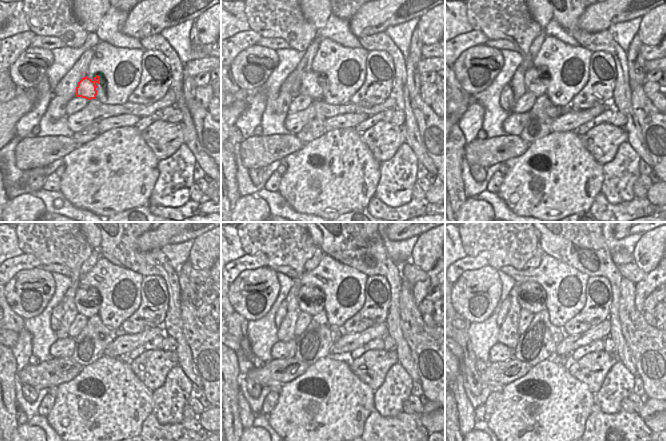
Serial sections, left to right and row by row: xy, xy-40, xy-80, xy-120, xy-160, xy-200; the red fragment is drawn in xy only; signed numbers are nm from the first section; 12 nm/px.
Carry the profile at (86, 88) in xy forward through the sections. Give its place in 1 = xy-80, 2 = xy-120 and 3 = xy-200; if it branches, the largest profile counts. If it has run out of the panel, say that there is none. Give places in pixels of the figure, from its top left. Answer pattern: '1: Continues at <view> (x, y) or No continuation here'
1: Continues at xy-80 (533, 81)
2: Continues at xy-120 (84, 303)
3: Continues at xy-200 (532, 302)

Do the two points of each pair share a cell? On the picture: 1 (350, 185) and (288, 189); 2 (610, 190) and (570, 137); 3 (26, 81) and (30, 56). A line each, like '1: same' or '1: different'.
1: same
2: different
3: same

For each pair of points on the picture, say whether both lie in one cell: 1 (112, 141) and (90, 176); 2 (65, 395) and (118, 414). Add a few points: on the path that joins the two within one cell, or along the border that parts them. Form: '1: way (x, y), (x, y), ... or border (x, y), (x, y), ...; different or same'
1: way (111, 150), (98, 167); same
2: way (78, 403), (85, 408), (105, 409); same

